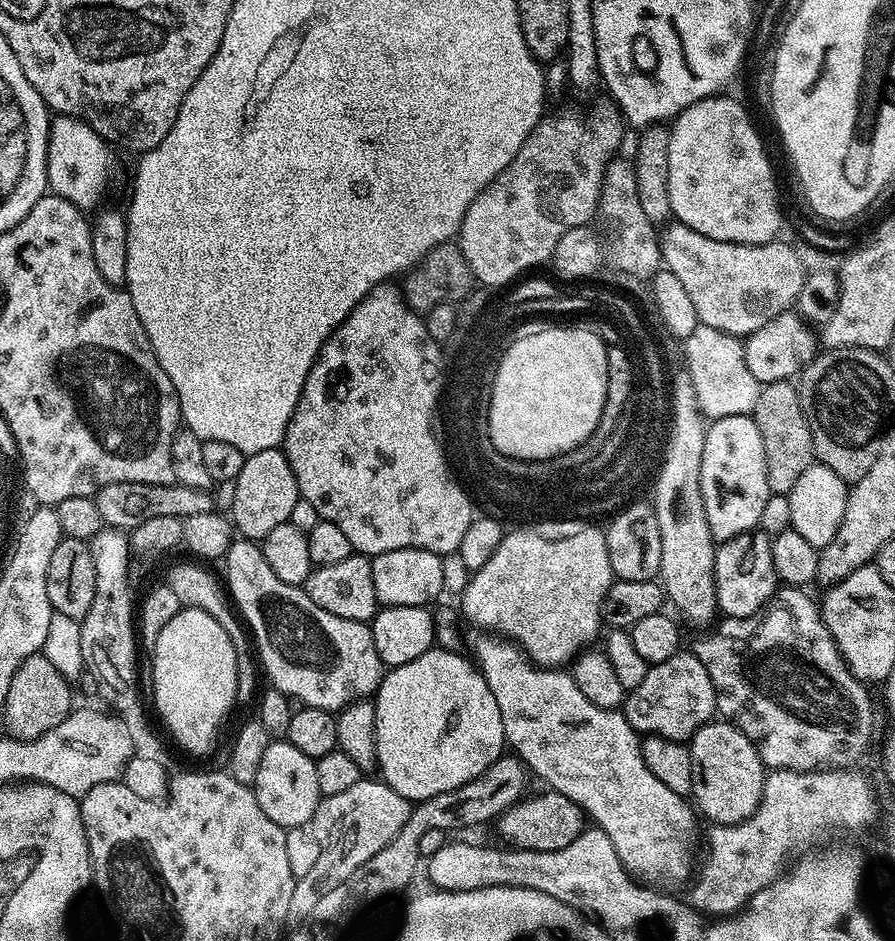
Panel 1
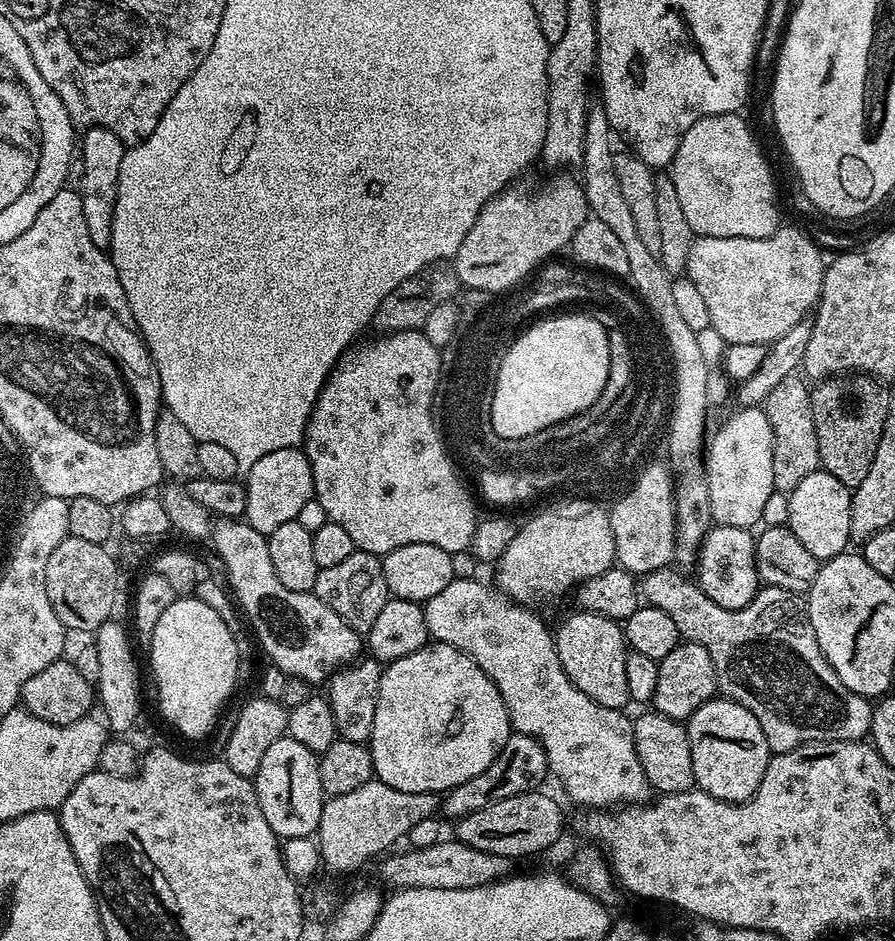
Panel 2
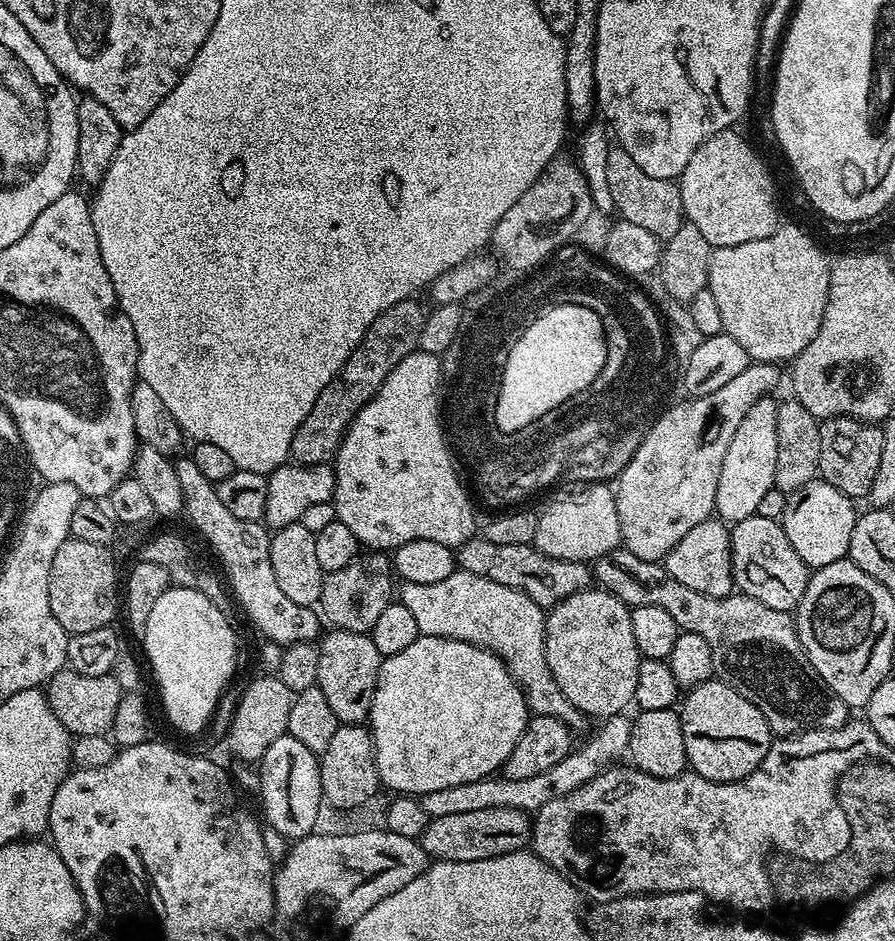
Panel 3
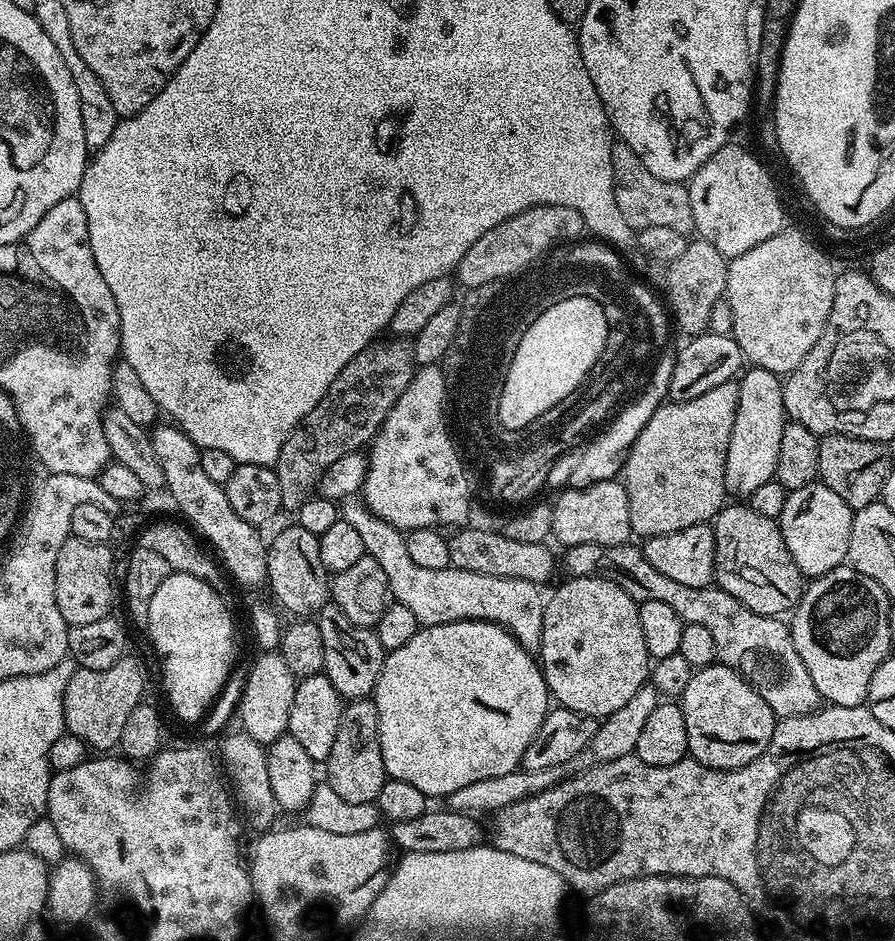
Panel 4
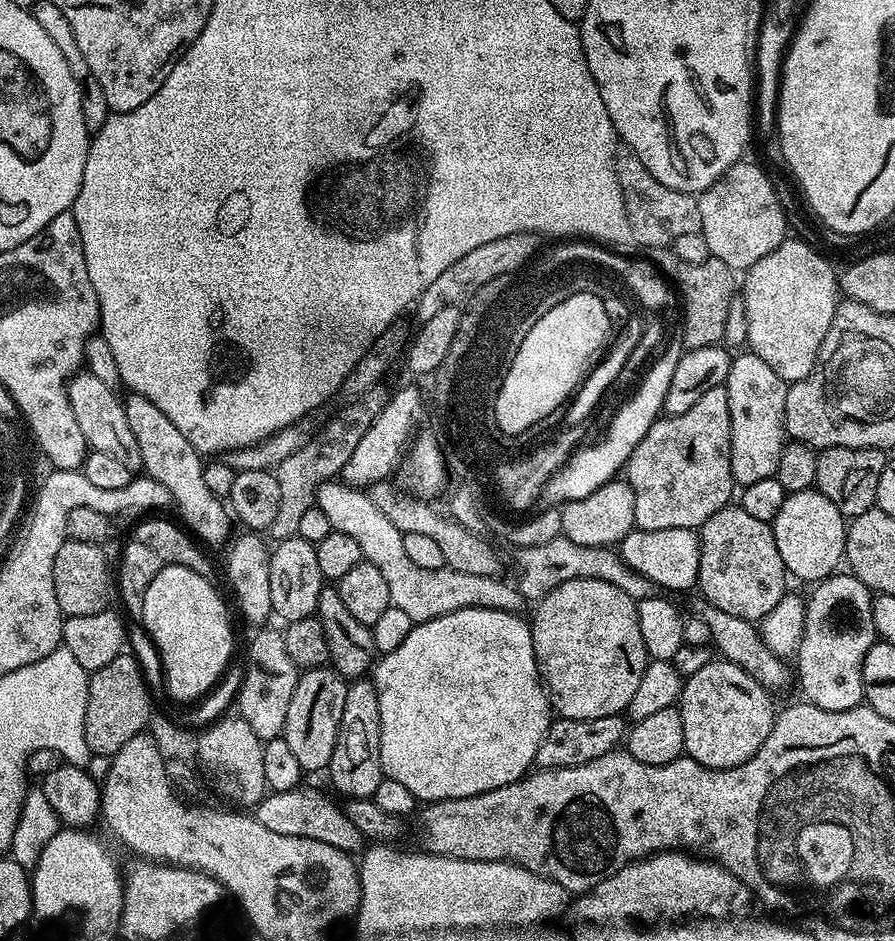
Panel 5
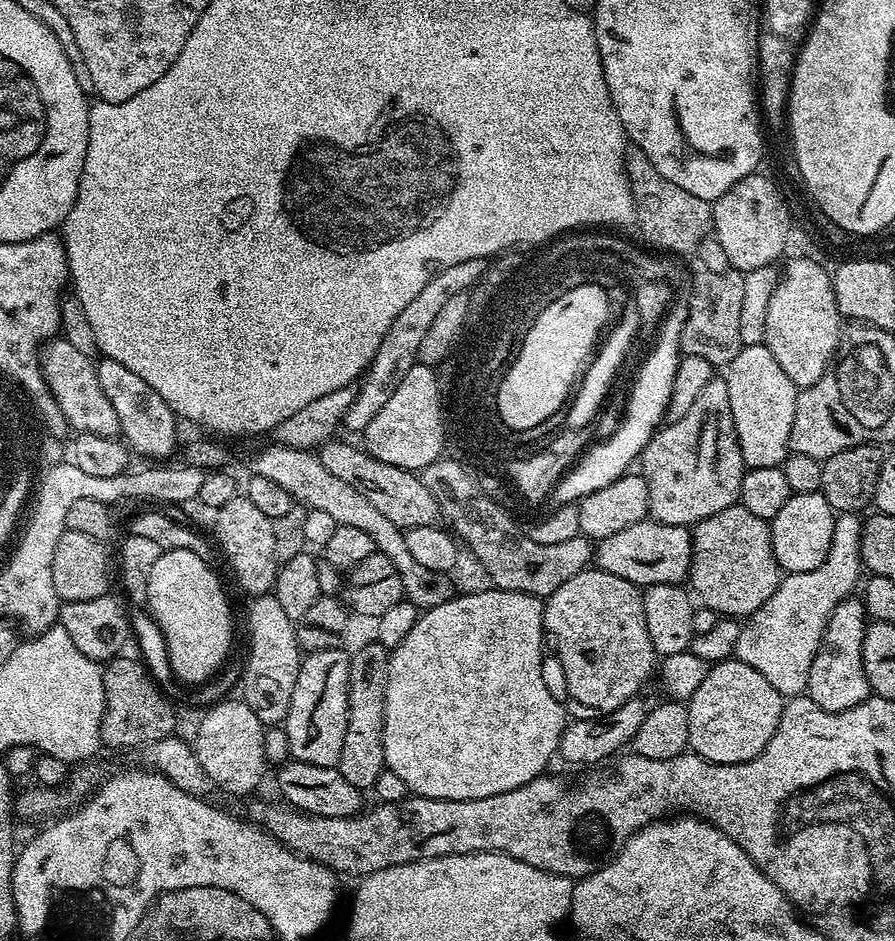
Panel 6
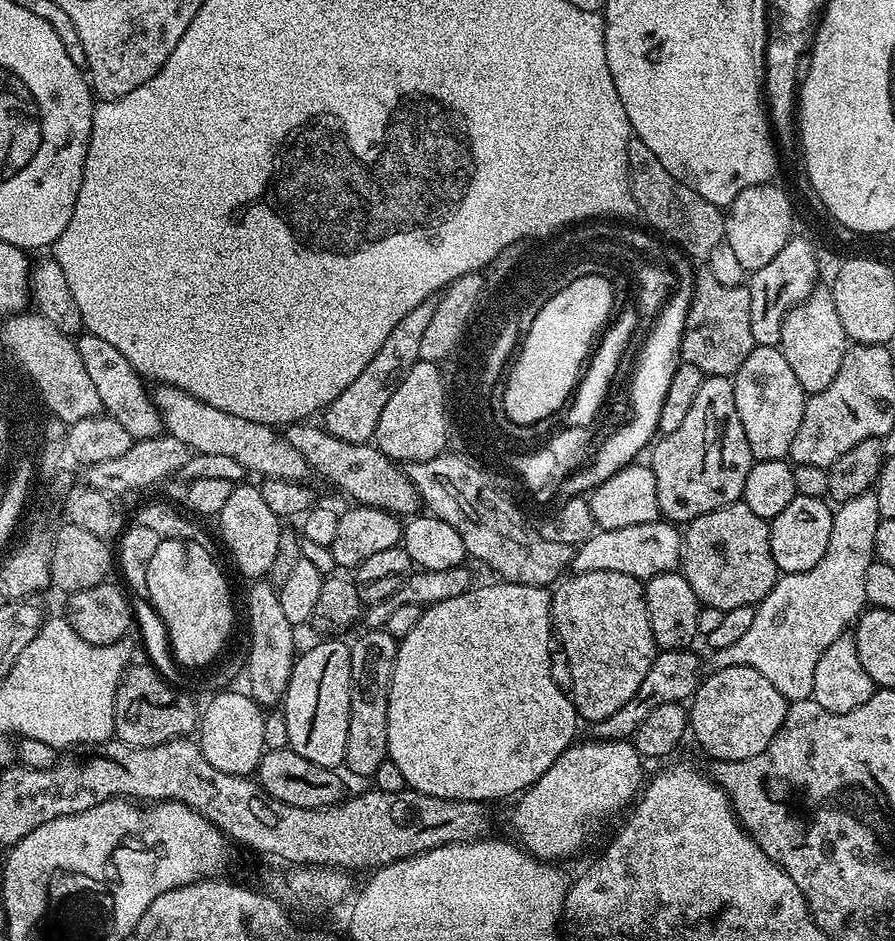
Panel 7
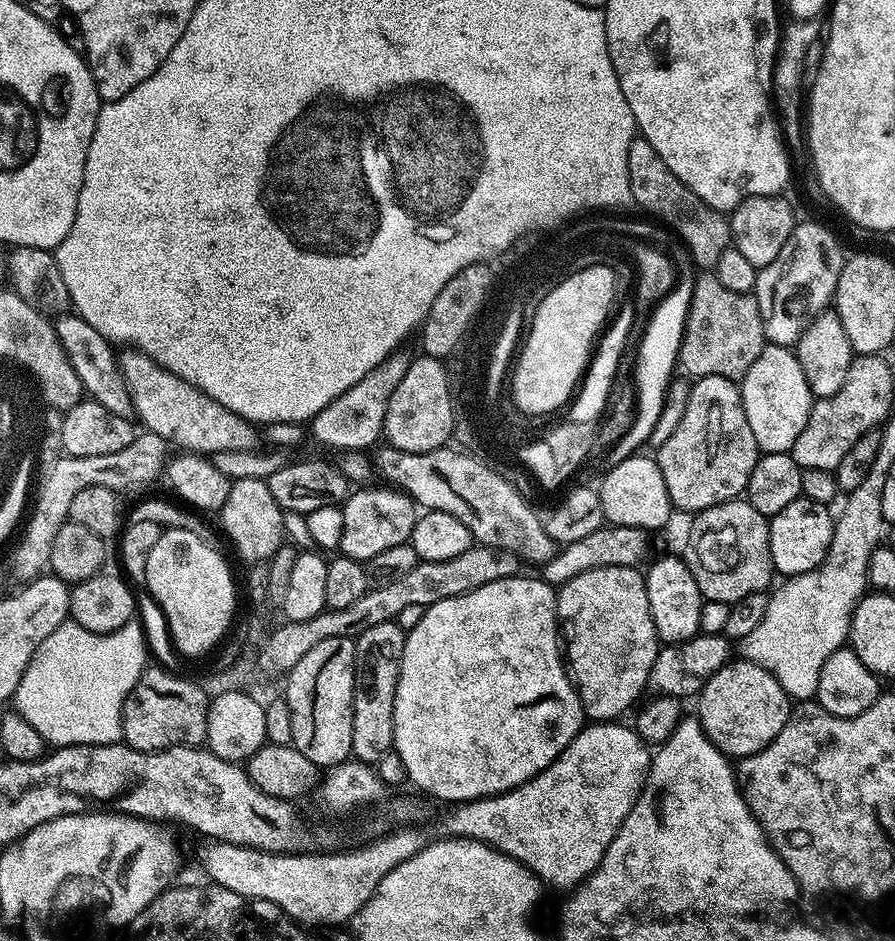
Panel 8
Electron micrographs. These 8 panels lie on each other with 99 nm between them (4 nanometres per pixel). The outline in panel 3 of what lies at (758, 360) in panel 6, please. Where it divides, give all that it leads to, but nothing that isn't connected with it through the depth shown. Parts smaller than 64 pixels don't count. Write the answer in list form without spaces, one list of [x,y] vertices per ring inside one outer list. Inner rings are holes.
[[[766,395],[742,418],[742,426],[730,438],[726,458],[722,458],[722,470],[718,474],[718,494],[715,515],[725,522],[735,522],[756,515],[766,490],[774,487],[774,466],[778,462],[778,404]]]

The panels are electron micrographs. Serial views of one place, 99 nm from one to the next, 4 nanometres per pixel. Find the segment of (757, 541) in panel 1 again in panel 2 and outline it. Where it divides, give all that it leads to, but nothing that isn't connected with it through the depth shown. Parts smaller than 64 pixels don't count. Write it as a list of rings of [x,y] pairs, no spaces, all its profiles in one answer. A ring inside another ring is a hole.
[[[716,524],[709,528],[704,541],[700,543],[695,568],[694,580],[700,591],[706,594],[706,598],[718,602],[718,606],[726,606],[726,610],[738,610],[749,604],[762,584],[756,572],[756,542],[753,533],[738,526]]]

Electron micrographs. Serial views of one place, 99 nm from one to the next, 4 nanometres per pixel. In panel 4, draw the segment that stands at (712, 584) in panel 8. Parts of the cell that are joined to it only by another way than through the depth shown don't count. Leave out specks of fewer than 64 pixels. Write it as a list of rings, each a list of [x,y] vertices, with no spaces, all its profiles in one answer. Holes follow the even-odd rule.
[[[732,502],[716,513],[711,530],[716,543],[714,580],[722,591],[759,616],[780,618],[795,609],[804,594],[806,580],[794,558],[790,558],[776,520],[762,518],[747,503]]]

